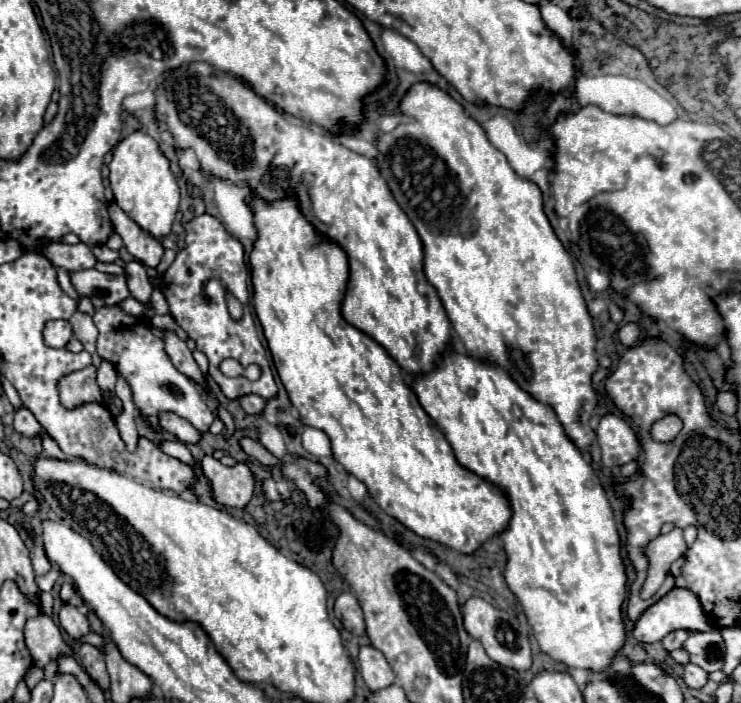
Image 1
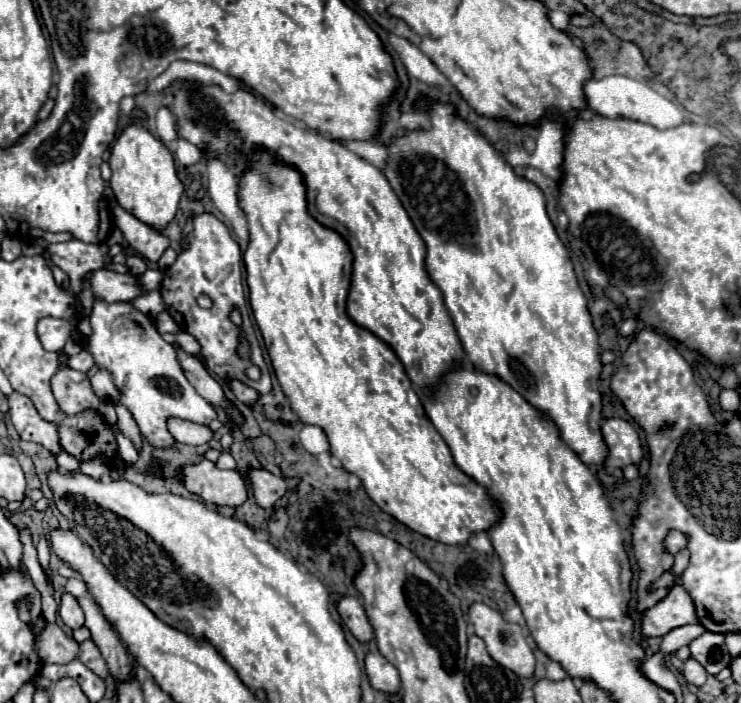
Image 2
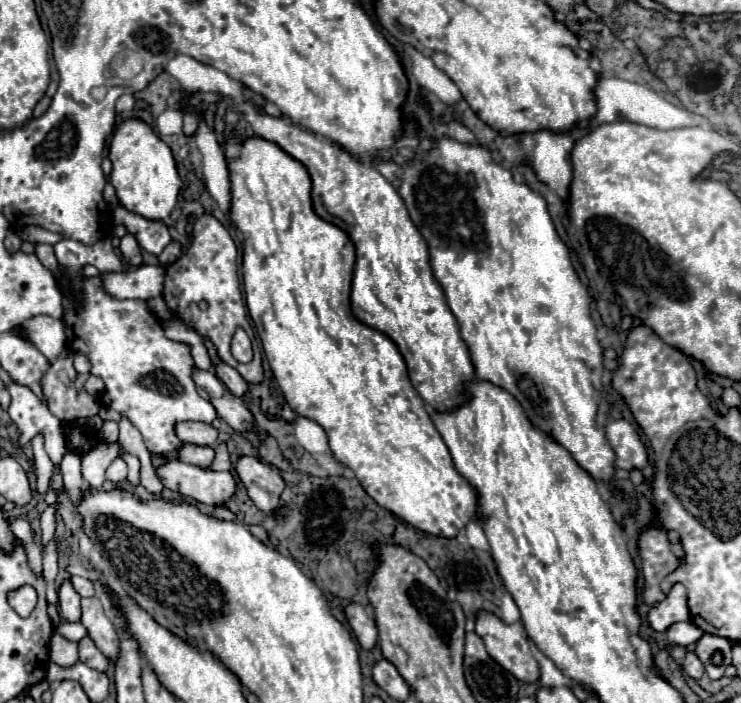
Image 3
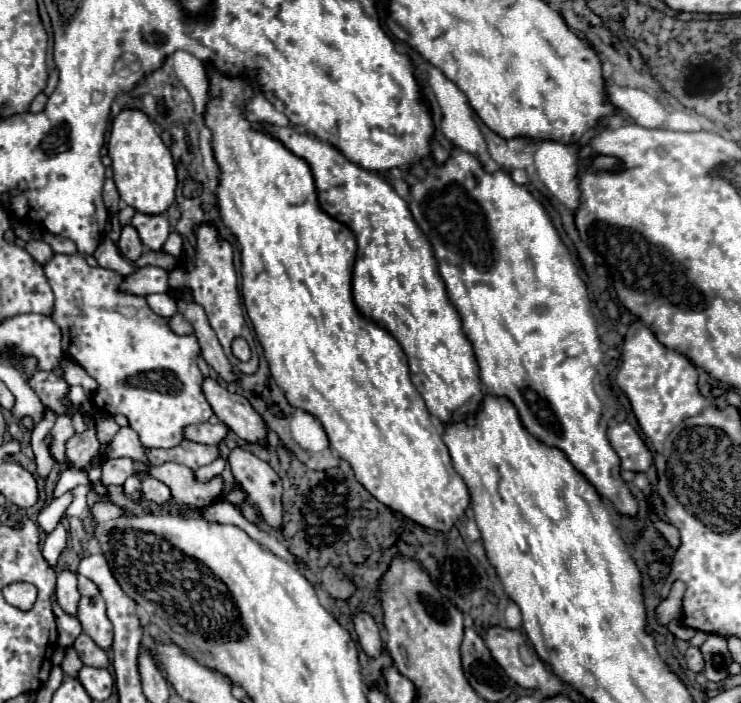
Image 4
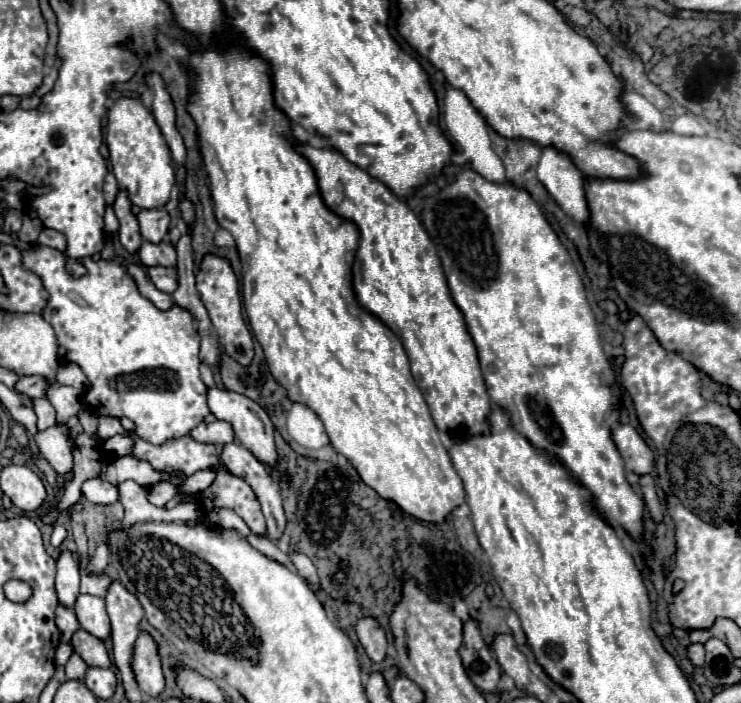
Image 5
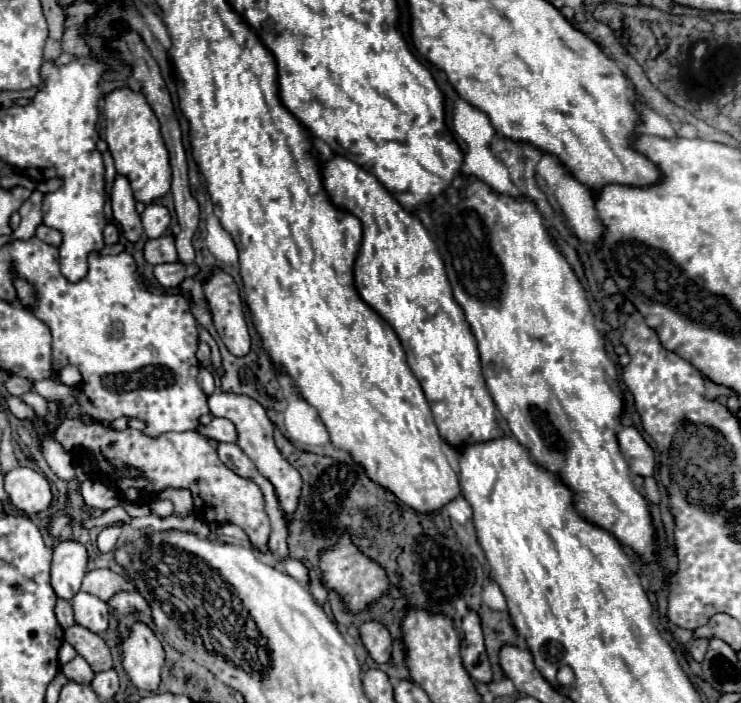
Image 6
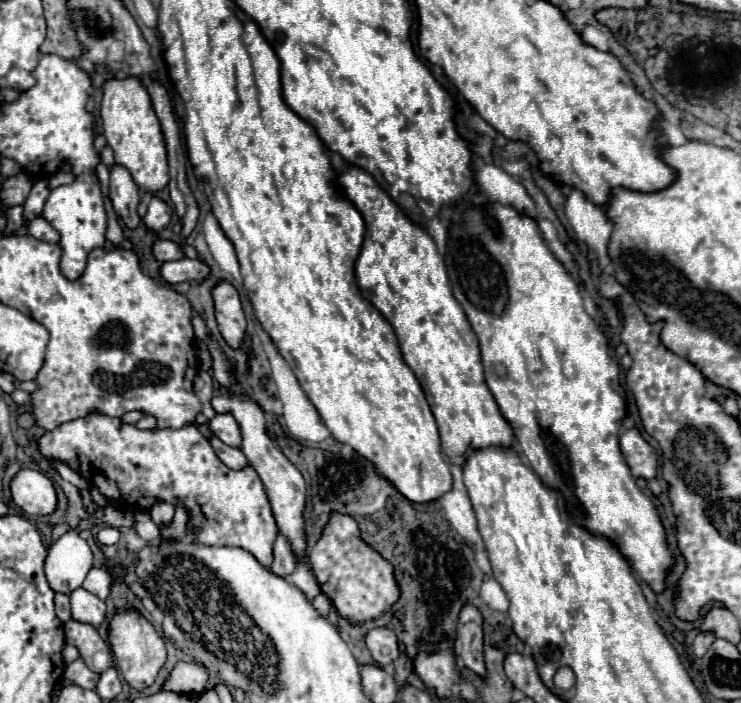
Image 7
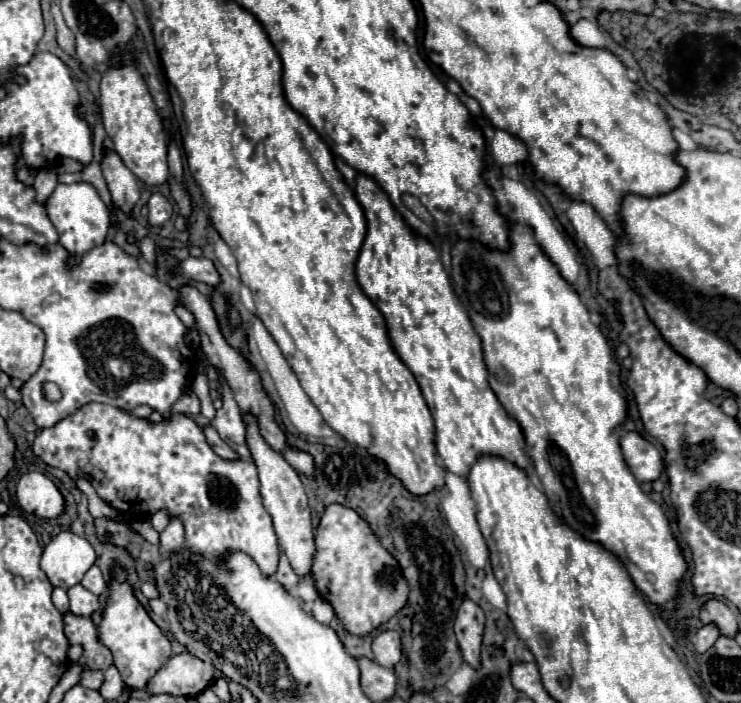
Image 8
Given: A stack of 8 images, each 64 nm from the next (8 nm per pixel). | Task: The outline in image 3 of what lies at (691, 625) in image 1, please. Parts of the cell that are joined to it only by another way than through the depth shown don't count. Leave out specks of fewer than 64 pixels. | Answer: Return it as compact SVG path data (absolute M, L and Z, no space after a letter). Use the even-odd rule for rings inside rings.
M674 584L668 596L648 612L648 626L656 632L666 632L672 624L686 620L690 620L690 608L682 584Z

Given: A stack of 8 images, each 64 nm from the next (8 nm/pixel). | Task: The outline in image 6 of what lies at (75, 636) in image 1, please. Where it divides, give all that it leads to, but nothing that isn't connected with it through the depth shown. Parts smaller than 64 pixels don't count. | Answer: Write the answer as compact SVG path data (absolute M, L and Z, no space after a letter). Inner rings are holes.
M60 542L54 548L52 558L52 588L58 598L72 600L80 590L82 578L86 574L88 554L86 548L78 542Z

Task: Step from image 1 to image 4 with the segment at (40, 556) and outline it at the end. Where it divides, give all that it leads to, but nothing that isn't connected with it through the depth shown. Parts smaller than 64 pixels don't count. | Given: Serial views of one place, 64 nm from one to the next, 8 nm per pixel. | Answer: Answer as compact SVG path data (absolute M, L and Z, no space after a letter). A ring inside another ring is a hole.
M68 492L68 494L64 494L62 498L52 500L52 502L40 512L38 524L40 524L40 528L42 528L46 534L50 534L50 532L58 526L60 518L62 518L62 514L66 512L66 508L68 508L70 502L72 502L72 494Z

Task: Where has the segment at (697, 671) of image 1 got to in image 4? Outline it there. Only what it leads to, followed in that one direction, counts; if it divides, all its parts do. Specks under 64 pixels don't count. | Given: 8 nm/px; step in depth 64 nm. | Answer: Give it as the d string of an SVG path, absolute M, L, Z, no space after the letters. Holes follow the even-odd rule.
M688 648L688 652L684 654L684 658L686 658L686 666L688 666L692 672L696 672L696 674L702 672L702 668L704 668L704 660L702 660L698 648Z

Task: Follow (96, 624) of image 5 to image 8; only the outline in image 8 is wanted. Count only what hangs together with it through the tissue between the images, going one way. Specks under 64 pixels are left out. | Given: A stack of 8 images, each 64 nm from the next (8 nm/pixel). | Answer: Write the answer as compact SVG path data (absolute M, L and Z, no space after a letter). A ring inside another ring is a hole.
M76 584L68 590L68 598L72 600L70 604L70 612L74 616L84 616L84 618L92 618L92 614L100 612L100 598L96 594L92 594L90 590L86 590L82 584Z

